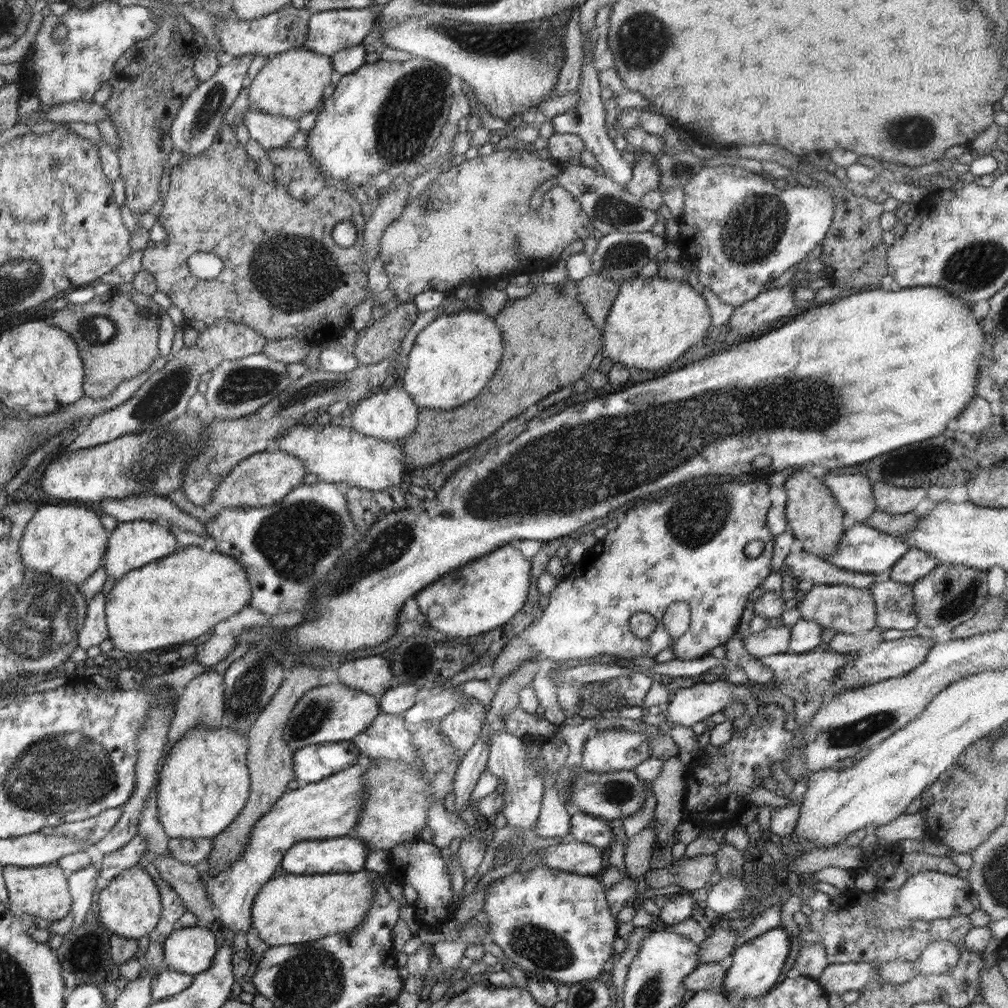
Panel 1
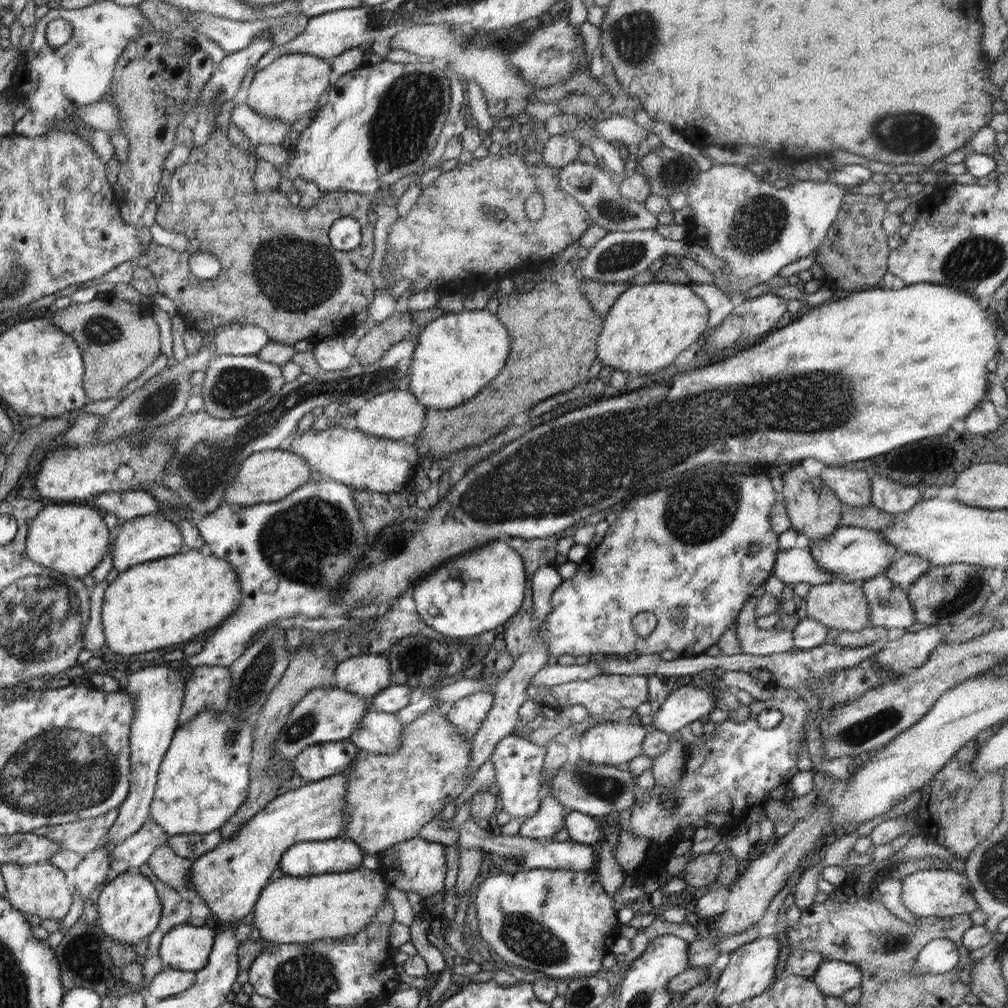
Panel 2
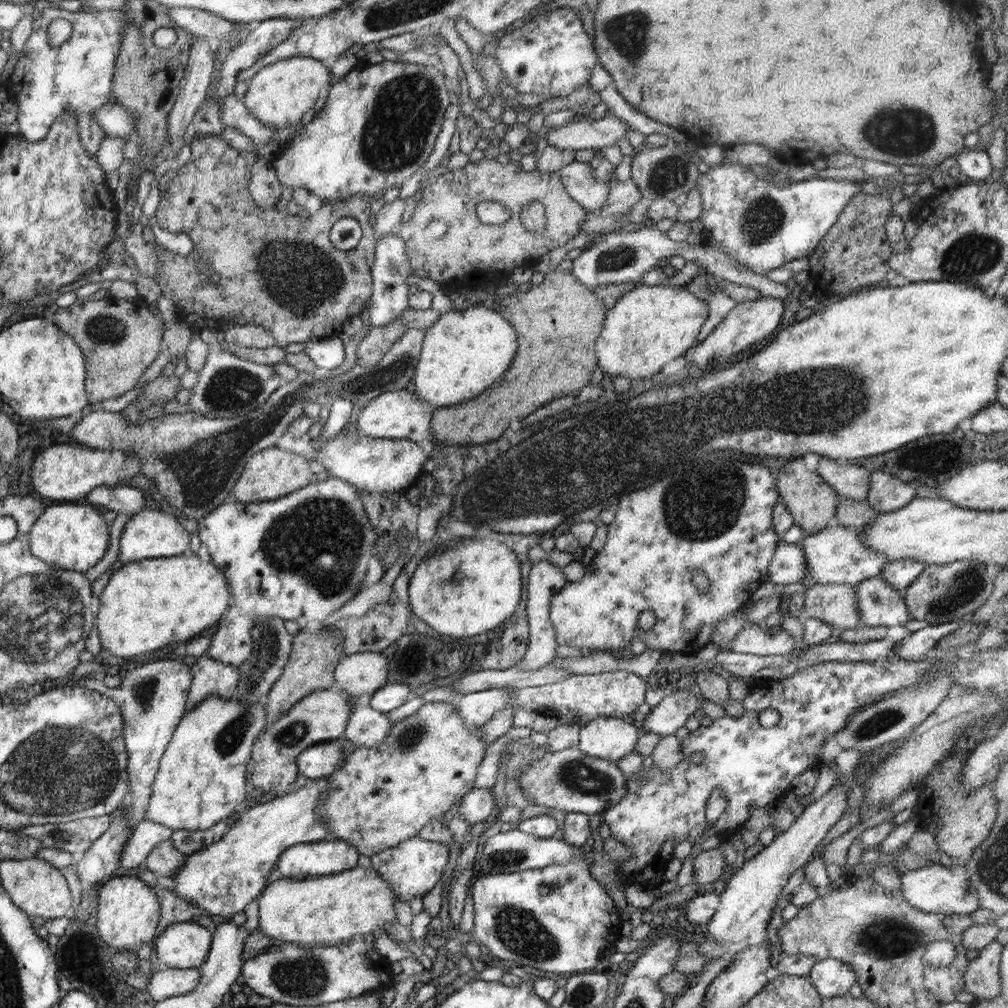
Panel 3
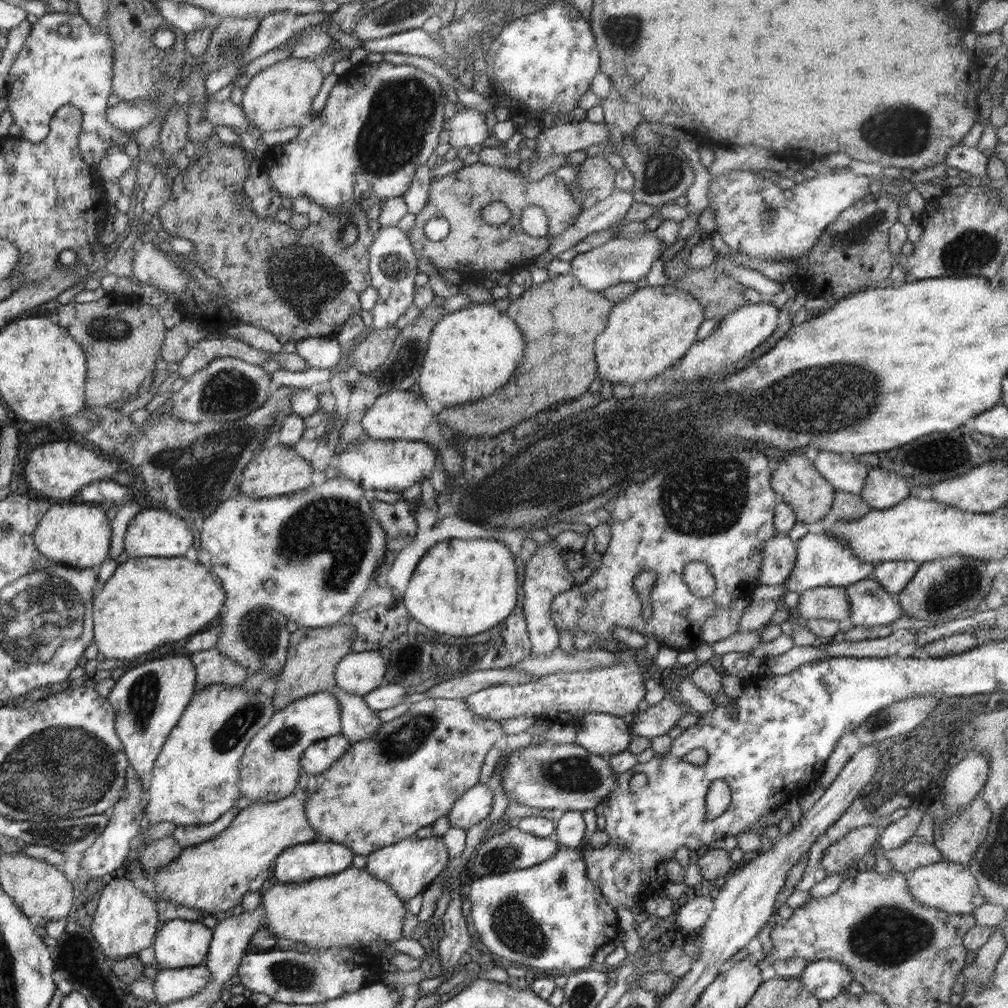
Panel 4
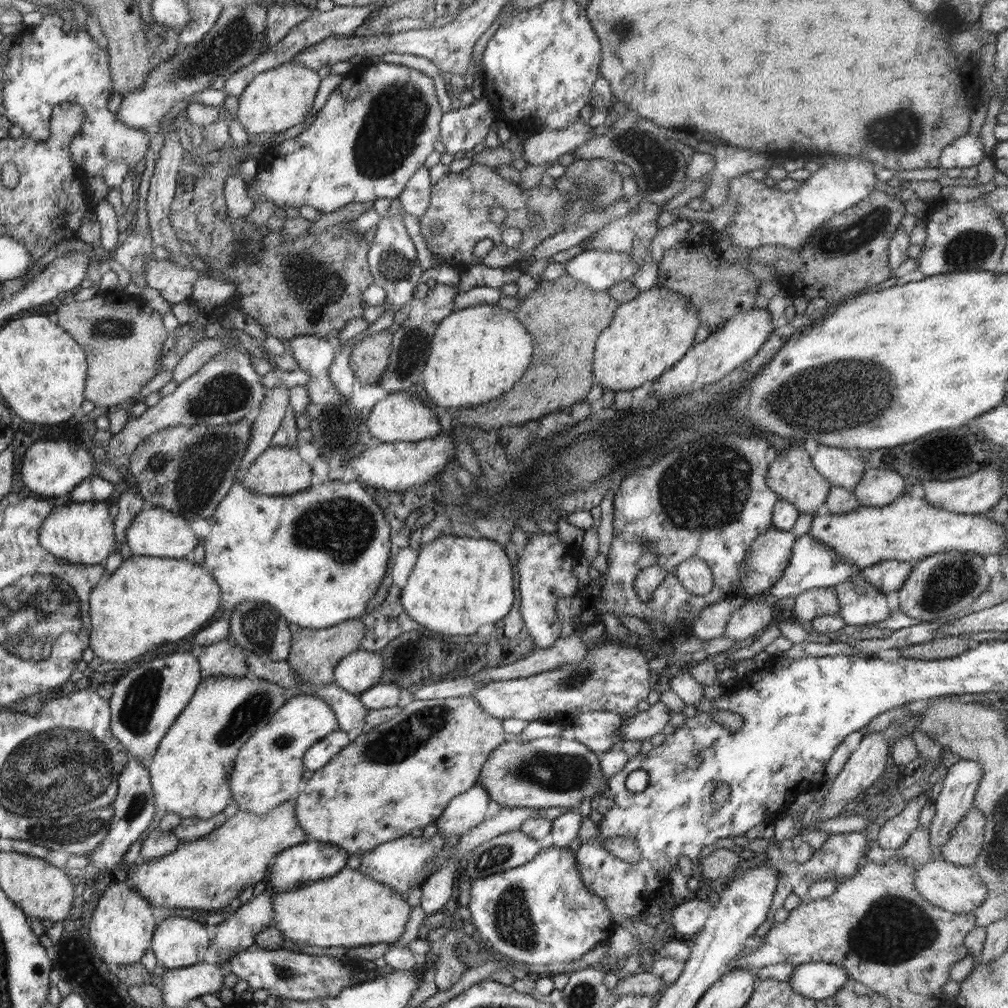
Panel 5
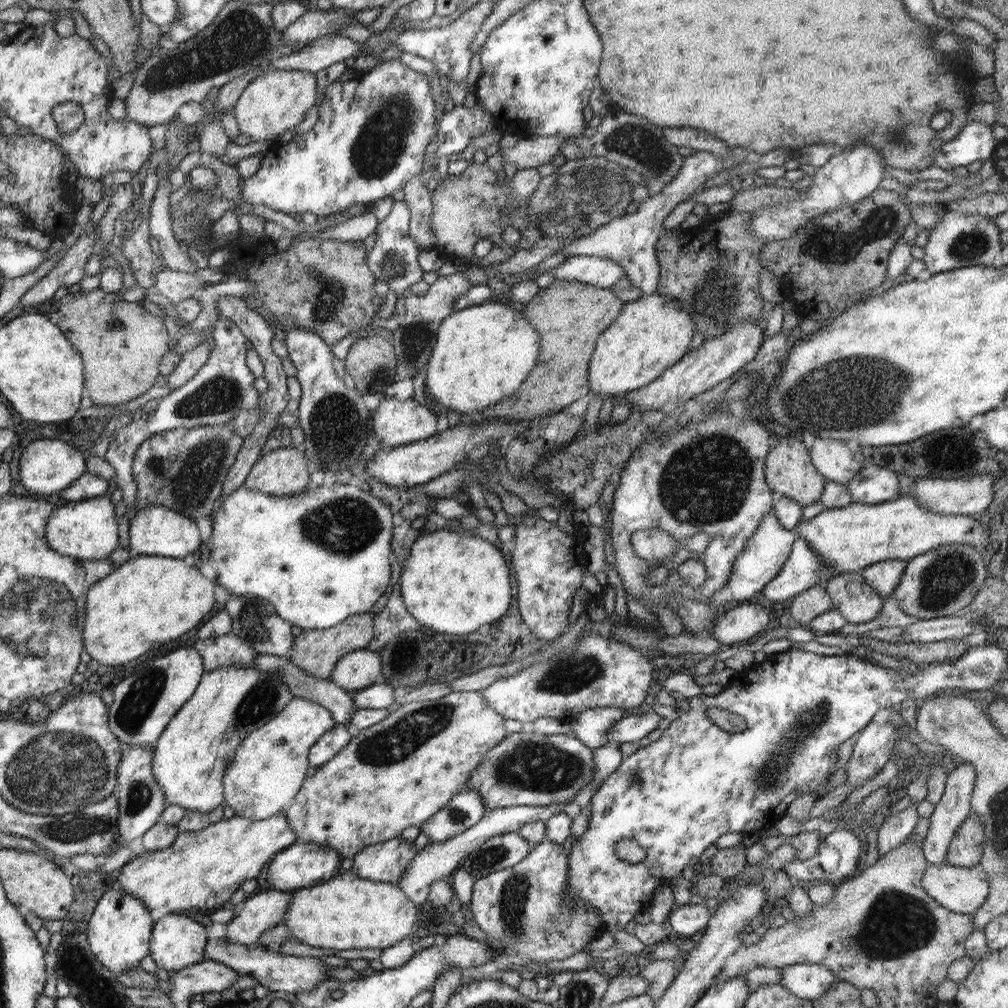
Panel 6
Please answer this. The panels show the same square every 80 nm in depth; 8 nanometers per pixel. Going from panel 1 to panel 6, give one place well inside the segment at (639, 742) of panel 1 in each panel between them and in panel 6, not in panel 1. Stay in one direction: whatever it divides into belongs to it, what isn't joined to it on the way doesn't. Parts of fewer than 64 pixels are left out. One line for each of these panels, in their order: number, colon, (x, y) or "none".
2: (613, 743)
3: (609, 738)
4: (605, 735)
5: (598, 730)
6: (591, 726)

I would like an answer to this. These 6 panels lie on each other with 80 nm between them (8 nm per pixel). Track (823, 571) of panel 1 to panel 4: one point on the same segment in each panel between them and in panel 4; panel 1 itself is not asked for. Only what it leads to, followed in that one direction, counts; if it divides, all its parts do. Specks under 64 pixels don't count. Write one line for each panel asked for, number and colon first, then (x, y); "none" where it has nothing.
2: (793, 565)
3: (787, 566)
4: (778, 553)

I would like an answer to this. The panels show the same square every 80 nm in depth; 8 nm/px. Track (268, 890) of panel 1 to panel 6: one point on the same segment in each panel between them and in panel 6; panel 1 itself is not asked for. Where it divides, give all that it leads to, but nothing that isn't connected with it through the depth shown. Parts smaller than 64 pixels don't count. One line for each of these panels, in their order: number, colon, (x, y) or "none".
2: (291, 910)
3: (329, 910)
4: (339, 910)
5: (348, 909)
6: (345, 912)

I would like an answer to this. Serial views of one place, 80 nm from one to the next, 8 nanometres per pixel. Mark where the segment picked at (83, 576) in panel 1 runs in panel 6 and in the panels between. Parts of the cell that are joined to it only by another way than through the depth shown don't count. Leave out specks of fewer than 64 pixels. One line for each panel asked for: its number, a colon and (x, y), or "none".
2: (72, 538)
3: (73, 537)
4: (77, 535)
5: (83, 533)
6: (87, 530)

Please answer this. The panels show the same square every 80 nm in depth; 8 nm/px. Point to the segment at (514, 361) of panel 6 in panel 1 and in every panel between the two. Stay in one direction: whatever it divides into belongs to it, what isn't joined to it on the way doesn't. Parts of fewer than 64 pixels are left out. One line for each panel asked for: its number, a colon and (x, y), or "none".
1: (452, 359)
2: (458, 353)
3: (464, 352)
4: (471, 353)
5: (476, 353)

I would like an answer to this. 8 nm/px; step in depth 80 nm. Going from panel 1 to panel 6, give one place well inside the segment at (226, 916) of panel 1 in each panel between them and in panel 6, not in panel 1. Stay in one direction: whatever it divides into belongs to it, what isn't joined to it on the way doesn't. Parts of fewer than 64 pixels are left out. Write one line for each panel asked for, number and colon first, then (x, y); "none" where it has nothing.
2: (230, 879)
3: (222, 879)
4: (214, 876)
5: (208, 873)
6: (201, 869)

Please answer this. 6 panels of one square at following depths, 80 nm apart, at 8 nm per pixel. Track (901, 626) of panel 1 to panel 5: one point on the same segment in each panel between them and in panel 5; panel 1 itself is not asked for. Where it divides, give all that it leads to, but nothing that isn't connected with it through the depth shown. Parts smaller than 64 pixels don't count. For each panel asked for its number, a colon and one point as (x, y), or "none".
2: (890, 607)
3: (879, 604)
4: (871, 604)
5: (861, 603)

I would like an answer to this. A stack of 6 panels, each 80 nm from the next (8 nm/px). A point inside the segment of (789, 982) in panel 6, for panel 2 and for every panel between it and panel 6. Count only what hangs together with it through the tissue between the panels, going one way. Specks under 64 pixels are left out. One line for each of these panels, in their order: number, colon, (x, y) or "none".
2: (834, 978)
3: (831, 978)
4: (825, 979)
5: (818, 980)

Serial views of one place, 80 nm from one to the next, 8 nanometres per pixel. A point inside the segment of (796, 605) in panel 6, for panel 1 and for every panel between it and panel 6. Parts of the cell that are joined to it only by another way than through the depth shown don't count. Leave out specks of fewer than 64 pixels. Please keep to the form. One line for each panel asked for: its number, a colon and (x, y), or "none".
1: (848, 609)
2: (839, 605)
3: (835, 604)
4: (829, 603)
5: (818, 602)

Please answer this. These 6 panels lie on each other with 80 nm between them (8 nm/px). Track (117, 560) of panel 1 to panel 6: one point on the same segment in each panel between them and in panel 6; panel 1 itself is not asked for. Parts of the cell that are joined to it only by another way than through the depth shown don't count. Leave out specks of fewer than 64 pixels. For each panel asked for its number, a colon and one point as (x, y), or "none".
2: (142, 539)
3: (148, 534)
4: (158, 533)
5: (155, 531)
6: (158, 530)

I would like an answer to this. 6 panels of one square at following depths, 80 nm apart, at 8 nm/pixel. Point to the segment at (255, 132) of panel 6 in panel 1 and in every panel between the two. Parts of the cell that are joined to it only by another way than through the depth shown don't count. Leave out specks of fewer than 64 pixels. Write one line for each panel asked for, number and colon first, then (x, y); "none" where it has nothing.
1: (290, 84)
2: (286, 90)
3: (278, 95)
4: (280, 96)
5: (281, 97)

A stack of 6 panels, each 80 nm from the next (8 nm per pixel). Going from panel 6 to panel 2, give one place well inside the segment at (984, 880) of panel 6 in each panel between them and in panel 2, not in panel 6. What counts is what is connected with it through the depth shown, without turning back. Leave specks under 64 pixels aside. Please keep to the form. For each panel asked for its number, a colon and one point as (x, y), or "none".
2: (934, 892)
3: (935, 888)
4: (950, 887)
5: (958, 889)

